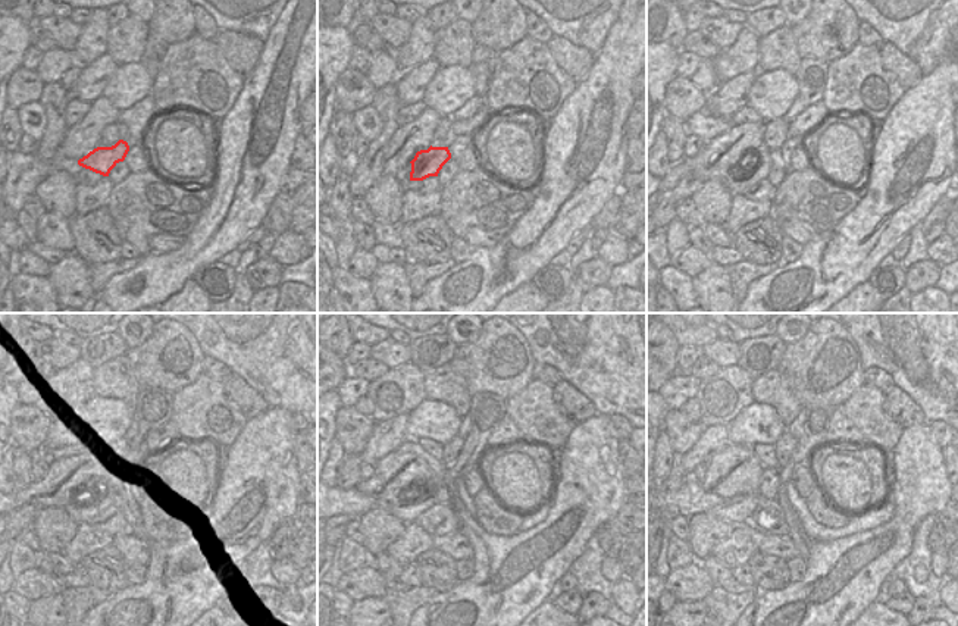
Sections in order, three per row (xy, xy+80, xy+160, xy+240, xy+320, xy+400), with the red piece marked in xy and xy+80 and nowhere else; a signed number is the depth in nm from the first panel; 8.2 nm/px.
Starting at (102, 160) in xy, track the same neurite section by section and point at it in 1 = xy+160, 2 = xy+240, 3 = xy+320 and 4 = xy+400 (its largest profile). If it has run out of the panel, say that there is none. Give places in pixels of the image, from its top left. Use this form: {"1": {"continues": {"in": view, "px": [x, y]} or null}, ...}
{"1": {"continues": {"in": "xy+160", "px": [757, 165]}}, "2": {"continues": {"in": "xy+240", "px": [87, 509]}}, "3": {"continues": {"in": "xy+320", "px": [409, 509]}}, "4": {"continues": {"in": "xy+400", "px": [738, 510]}}}

